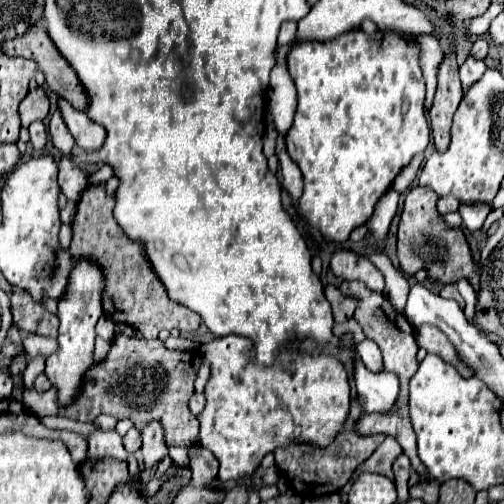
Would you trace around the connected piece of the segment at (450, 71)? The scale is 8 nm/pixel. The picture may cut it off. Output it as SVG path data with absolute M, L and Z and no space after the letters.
M450 45L450 51L446 53L446 57L440 61L440 67L438 67L438 87L428 113L436 149L444 151L444 147L448 147L448 131L460 99L462 99L462 83L458 77L456 51L454 51L454 45Z

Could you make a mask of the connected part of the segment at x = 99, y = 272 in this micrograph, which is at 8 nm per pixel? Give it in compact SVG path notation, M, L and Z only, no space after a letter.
M76 259L70 275L68 275L68 285L64 295L58 299L58 319L60 319L60 329L58 329L58 345L60 349L52 353L46 359L46 375L52 381L52 385L58 387L58 397L60 403L70 403L76 397L76 391L82 383L82 377L86 369L92 367L92 351L94 351L94 327L98 319L104 315L102 311L102 295L106 289L106 275L100 263L96 259Z

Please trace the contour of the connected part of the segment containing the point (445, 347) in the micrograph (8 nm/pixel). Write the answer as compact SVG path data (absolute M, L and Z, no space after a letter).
M420 325L416 329L416 342L419 348L424 348L428 353L439 355L444 361L454 365L464 378L473 376L474 373L460 361L458 353L454 351L454 347L448 343L446 335L438 327Z

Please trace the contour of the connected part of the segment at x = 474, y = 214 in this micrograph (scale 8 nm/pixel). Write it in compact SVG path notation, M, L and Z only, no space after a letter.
M470 203L470 205L460 205L458 213L462 217L462 227L466 227L468 231L478 231L486 215L490 213L490 207L484 203Z

